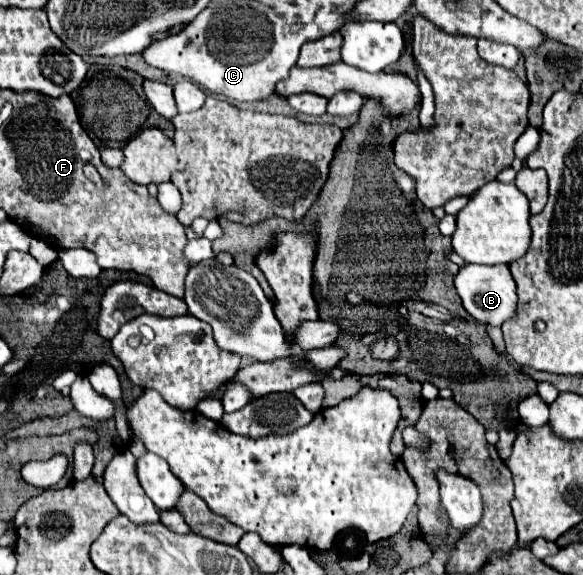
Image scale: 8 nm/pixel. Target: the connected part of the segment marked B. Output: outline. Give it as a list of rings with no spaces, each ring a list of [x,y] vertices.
[[[465,265],[455,275],[455,289],[463,299],[463,307],[483,325],[501,327],[501,321],[515,315],[517,287],[507,265]]]

